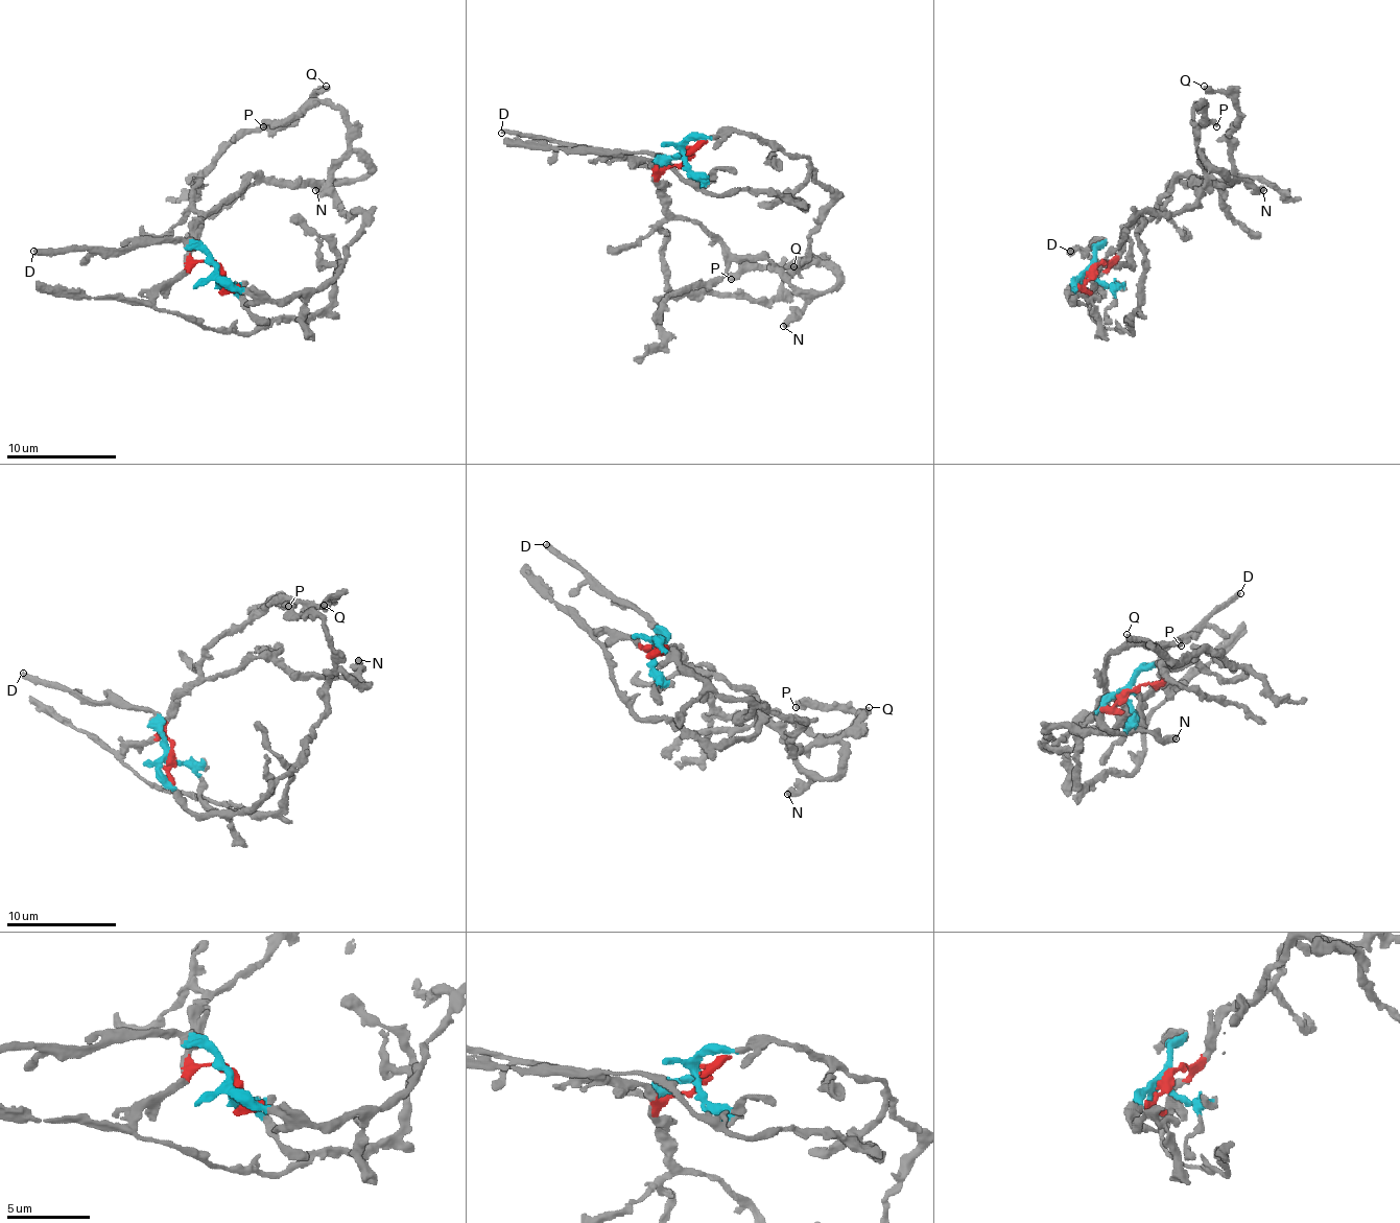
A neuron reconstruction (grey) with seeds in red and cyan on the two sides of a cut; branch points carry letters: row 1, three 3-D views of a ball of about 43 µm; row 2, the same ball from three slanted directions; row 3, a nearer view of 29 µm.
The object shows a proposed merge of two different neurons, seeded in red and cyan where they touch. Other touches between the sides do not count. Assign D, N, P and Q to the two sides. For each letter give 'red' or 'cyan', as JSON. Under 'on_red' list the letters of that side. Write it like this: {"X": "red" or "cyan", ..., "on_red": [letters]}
{"D": "cyan", "N": "red", "P": "cyan", "Q": "red", "on_red": ["N", "Q"]}

